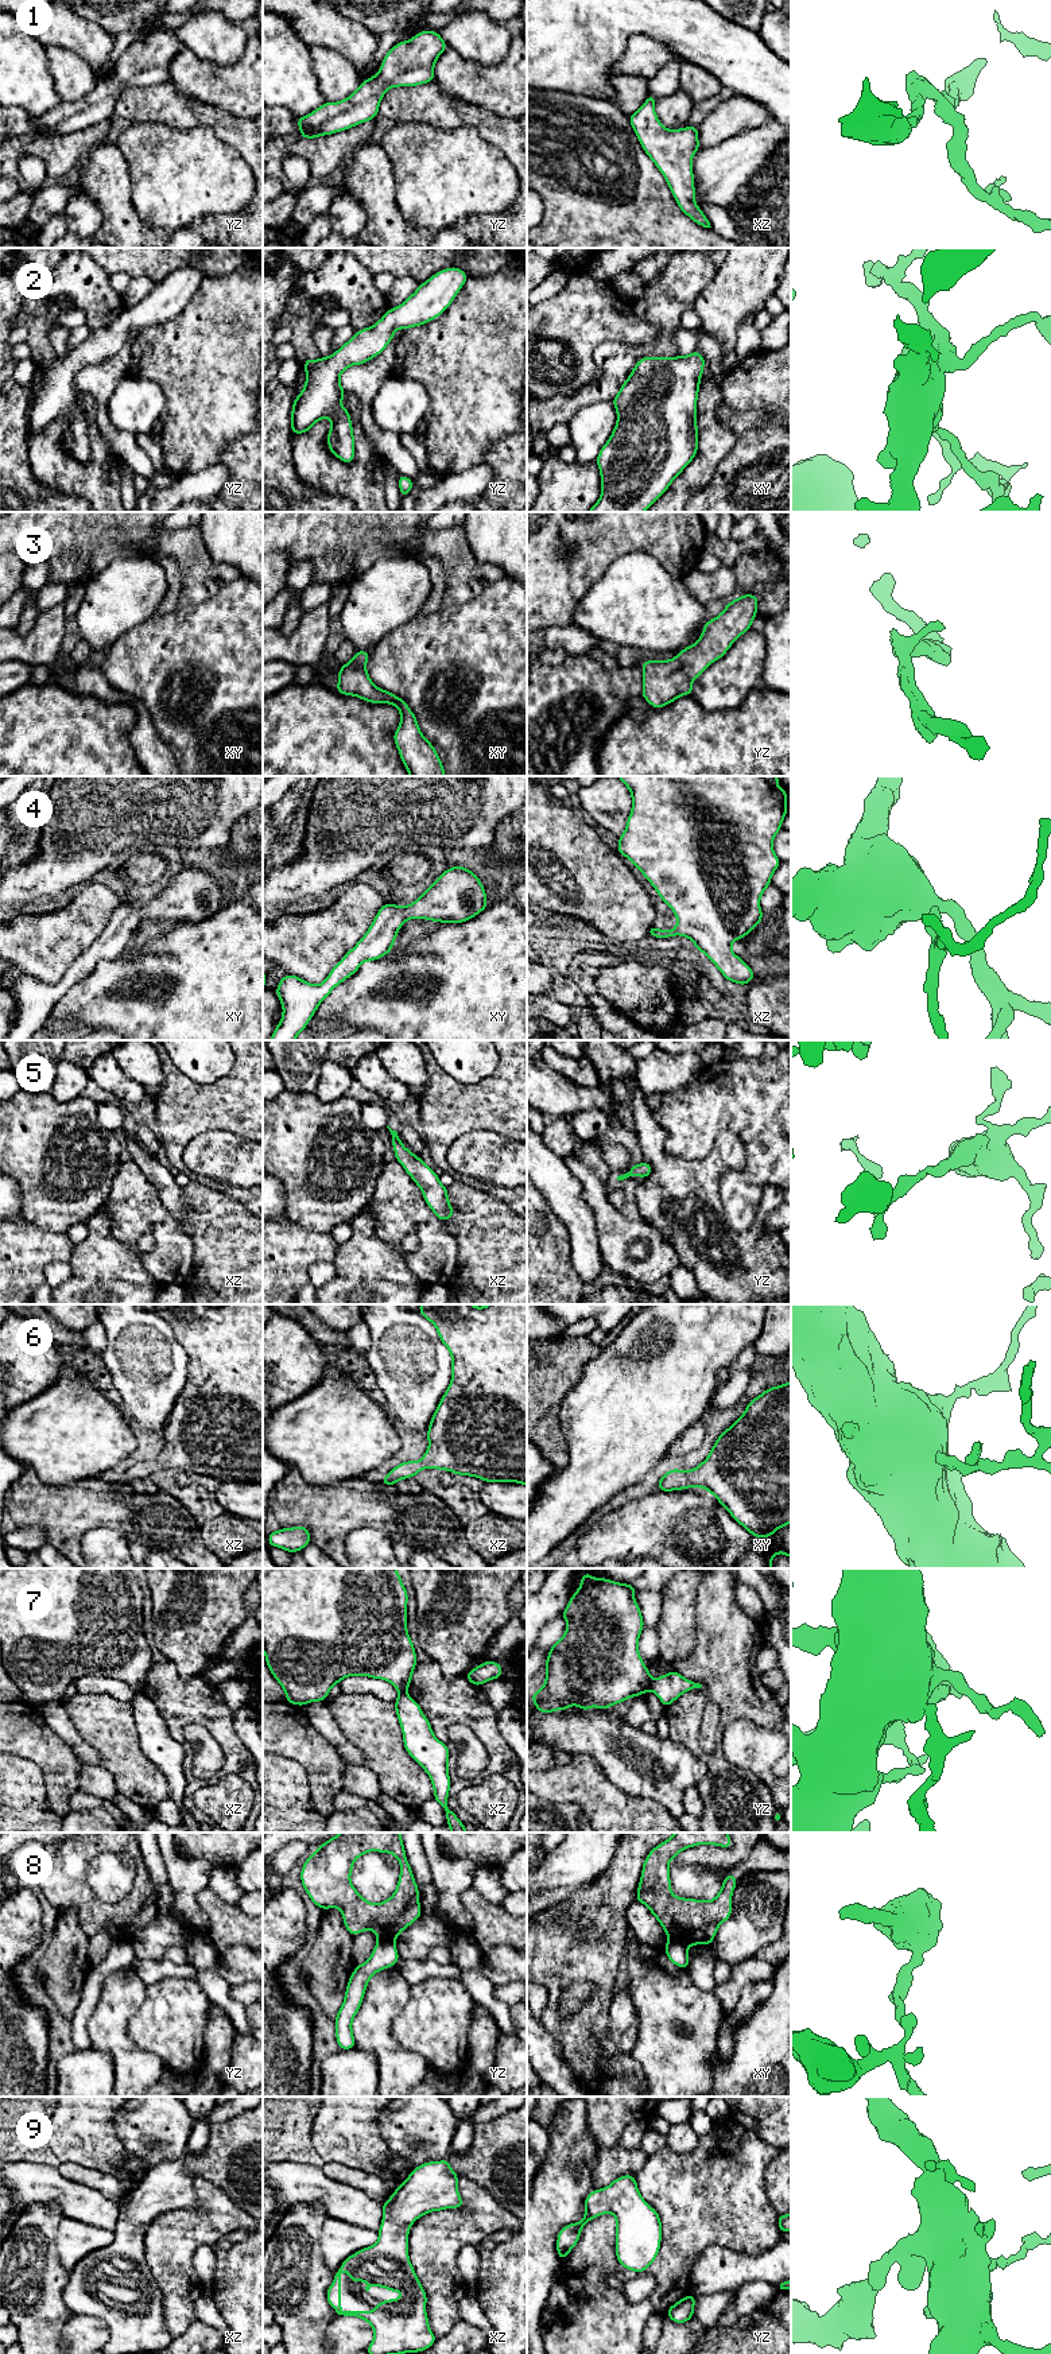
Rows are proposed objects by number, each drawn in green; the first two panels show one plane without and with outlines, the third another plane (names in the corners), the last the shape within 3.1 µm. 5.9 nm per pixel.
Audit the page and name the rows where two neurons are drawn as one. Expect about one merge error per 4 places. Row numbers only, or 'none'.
7, 8

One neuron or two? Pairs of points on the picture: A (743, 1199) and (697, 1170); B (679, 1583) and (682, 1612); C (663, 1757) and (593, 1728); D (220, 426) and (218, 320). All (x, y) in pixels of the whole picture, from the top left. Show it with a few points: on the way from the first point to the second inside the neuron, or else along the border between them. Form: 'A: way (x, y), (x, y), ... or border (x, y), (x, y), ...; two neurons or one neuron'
A: border (720, 1189), (724, 1214), (728, 1220); two neurons
B: way (681, 1590), (682, 1605); one neuron
C: way (673, 1782), (664, 1784), (656, 1792), (612, 1755); one neuron
D: way (218, 399), (218, 346); one neuron

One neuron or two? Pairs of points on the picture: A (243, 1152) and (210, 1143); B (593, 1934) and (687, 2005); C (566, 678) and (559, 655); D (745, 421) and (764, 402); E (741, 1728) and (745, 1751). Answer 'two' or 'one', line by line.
A: one
B: two
C: two
D: two
E: one

